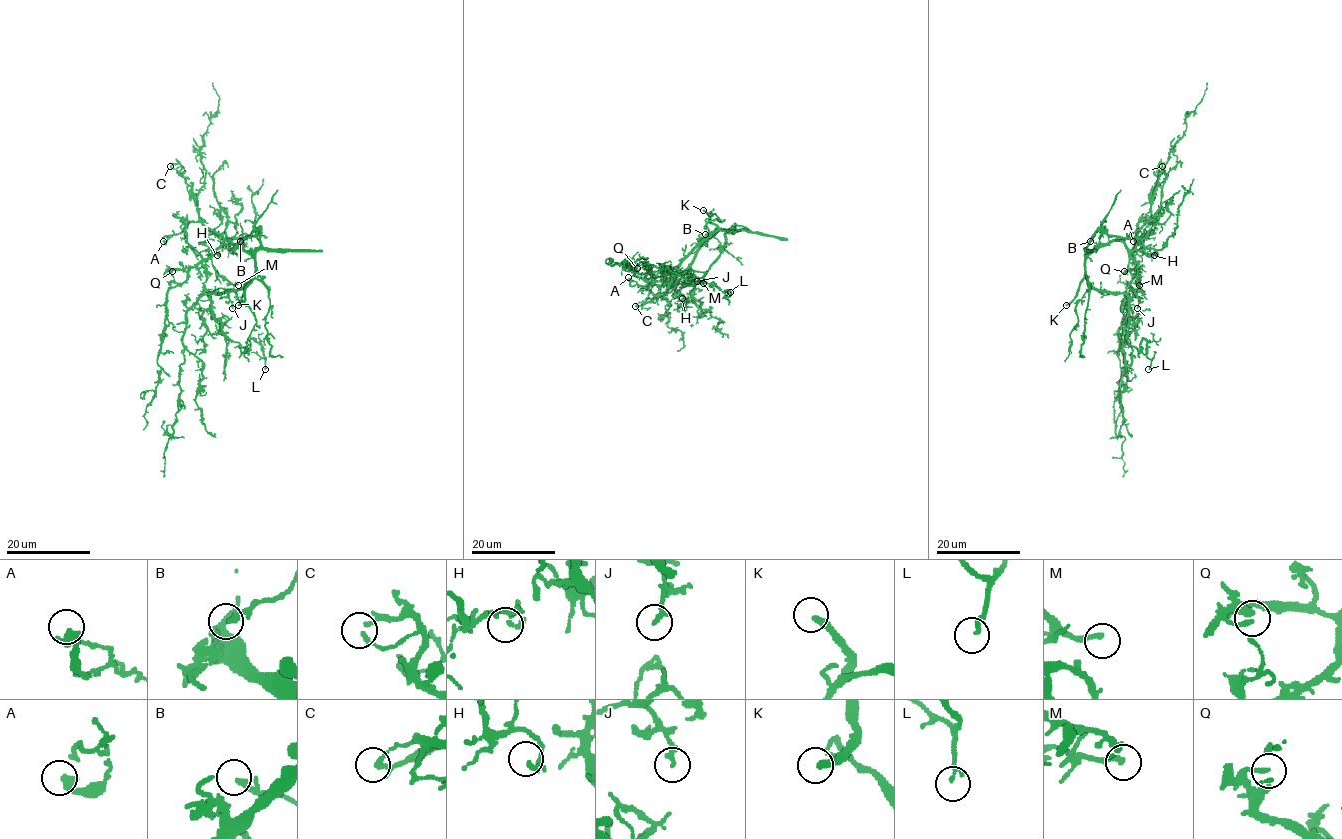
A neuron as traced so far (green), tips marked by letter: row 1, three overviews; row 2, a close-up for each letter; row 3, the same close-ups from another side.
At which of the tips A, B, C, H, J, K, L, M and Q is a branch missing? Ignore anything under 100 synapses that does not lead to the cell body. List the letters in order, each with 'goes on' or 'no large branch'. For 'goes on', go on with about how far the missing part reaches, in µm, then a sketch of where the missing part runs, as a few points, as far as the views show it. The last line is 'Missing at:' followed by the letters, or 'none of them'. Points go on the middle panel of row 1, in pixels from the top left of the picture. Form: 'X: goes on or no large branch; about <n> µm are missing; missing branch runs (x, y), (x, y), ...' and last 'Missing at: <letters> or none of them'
A: no large branch
B: no large branch
C: no large branch
H: no large branch
J: no large branch
K: goes on; about 60 µm are missing
L: no large branch
M: no large branch
Q: no large branch
Missing at: K

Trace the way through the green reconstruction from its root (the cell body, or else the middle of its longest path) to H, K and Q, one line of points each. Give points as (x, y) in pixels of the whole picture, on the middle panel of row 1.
H: (719, 229), (673, 281), (673, 290), (681, 293), (682, 298)
K: (719, 229), (703, 210)
Q: (719, 229), (700, 247), (693, 262), (674, 275), (661, 281), (644, 281), (635, 274), (633, 268), (637, 268)

